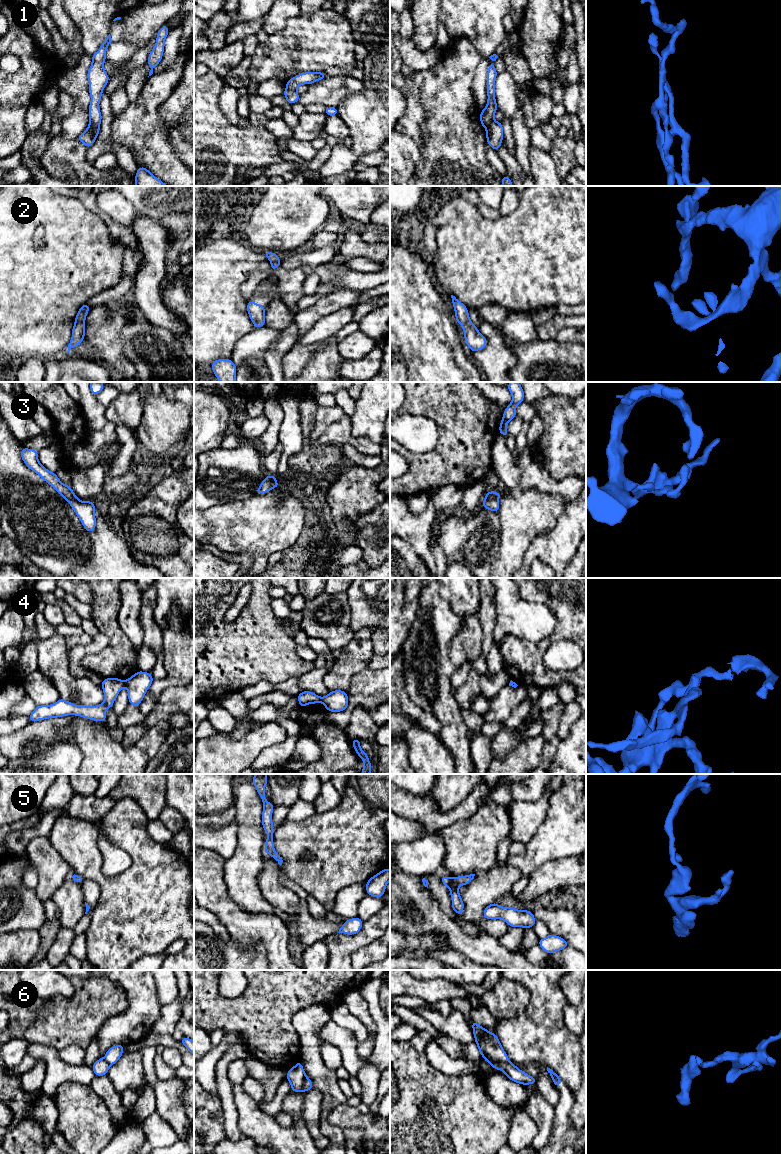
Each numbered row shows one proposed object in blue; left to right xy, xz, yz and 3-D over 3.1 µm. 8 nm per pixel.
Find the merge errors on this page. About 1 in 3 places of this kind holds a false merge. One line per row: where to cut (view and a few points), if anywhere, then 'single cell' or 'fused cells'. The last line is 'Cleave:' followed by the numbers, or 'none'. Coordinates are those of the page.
1: cut in xy along (90, 122), (99, 126); fused cells
2: no cut; single cell
3: no cut; single cell
4: cut in xy along (124, 681), (125, 686); fused cells
5: no cut; single cell
6: cut in yz along (482, 1055), (509, 1062); fused cells
Cleave: 1, 4, 6

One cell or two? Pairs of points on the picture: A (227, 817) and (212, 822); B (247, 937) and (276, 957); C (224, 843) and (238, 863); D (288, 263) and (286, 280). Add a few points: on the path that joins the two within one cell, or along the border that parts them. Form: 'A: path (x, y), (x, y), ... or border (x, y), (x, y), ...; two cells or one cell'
A: path (223, 818), (216, 820); one cell
B: path (256, 937), (262, 937), (273, 948); one cell
C: border (237, 832), (235, 852), (225, 860); two cells
D: border (280, 266), (285, 268), (301, 267); two cells

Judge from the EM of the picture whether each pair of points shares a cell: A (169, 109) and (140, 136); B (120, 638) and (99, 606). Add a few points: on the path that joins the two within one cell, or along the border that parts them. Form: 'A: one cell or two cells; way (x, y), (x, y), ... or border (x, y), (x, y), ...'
A: two cells; border (168, 95), (160, 105), (158, 115), (169, 139)
B: one cell; way (112, 630), (107, 624), (104, 614)

